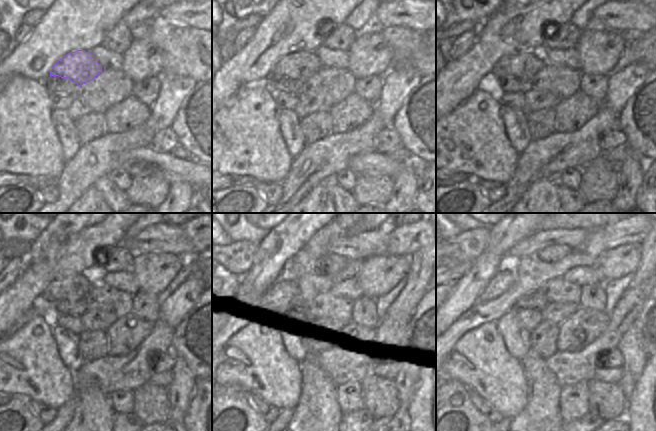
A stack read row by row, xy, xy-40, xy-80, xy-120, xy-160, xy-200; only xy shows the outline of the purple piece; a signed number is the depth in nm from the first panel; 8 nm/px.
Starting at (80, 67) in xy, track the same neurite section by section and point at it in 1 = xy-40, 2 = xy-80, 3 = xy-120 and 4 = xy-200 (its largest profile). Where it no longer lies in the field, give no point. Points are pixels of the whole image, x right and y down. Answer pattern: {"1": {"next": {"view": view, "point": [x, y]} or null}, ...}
{"1": {"next": {"view": "xy-40", "point": [300, 65]}}, "2": {"next": {"view": "xy-80", "point": [527, 65]}}, "3": {"next": {"view": "xy-120", "point": [77, 287]}}, "4": {"next": {"view": "xy-200", "point": [500, 284]}}}

